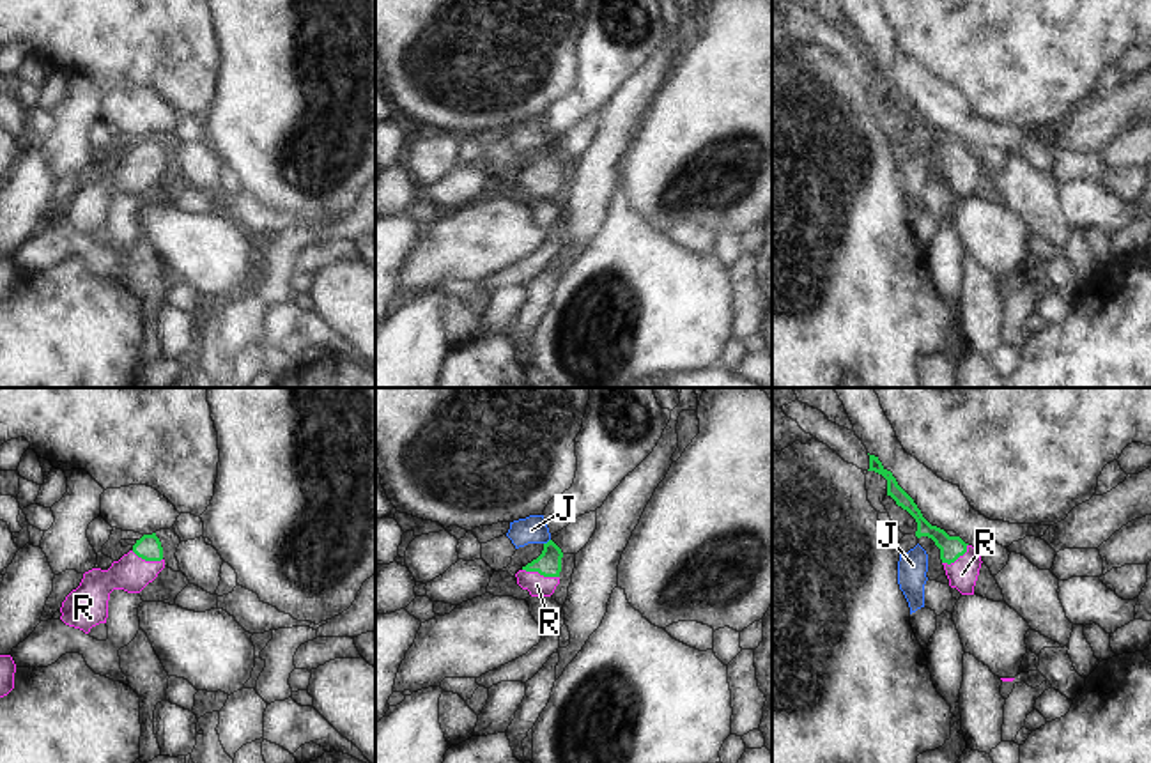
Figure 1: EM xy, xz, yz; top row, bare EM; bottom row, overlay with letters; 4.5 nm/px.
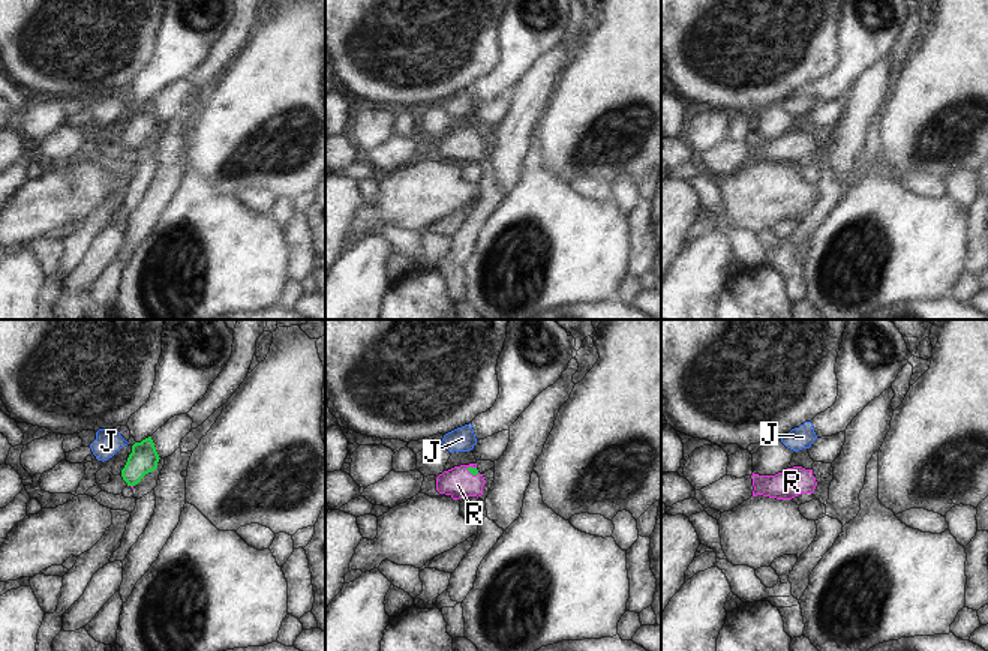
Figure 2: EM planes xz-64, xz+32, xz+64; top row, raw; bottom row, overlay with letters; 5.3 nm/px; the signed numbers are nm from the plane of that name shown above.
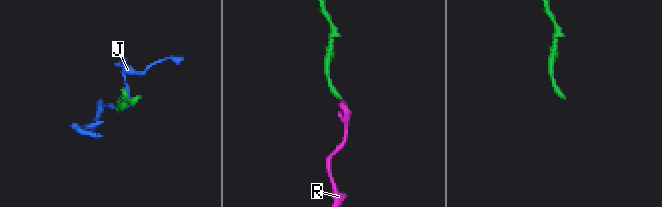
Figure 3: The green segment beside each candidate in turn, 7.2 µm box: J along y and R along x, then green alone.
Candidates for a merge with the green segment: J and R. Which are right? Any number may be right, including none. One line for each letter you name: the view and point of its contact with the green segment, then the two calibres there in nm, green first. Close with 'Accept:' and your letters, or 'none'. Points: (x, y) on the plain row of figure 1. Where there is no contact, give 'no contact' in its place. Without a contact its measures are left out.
R: meets green in xz at (540, 177); 110 nm thick on the green side, 100 nm on the other
Accept: R

